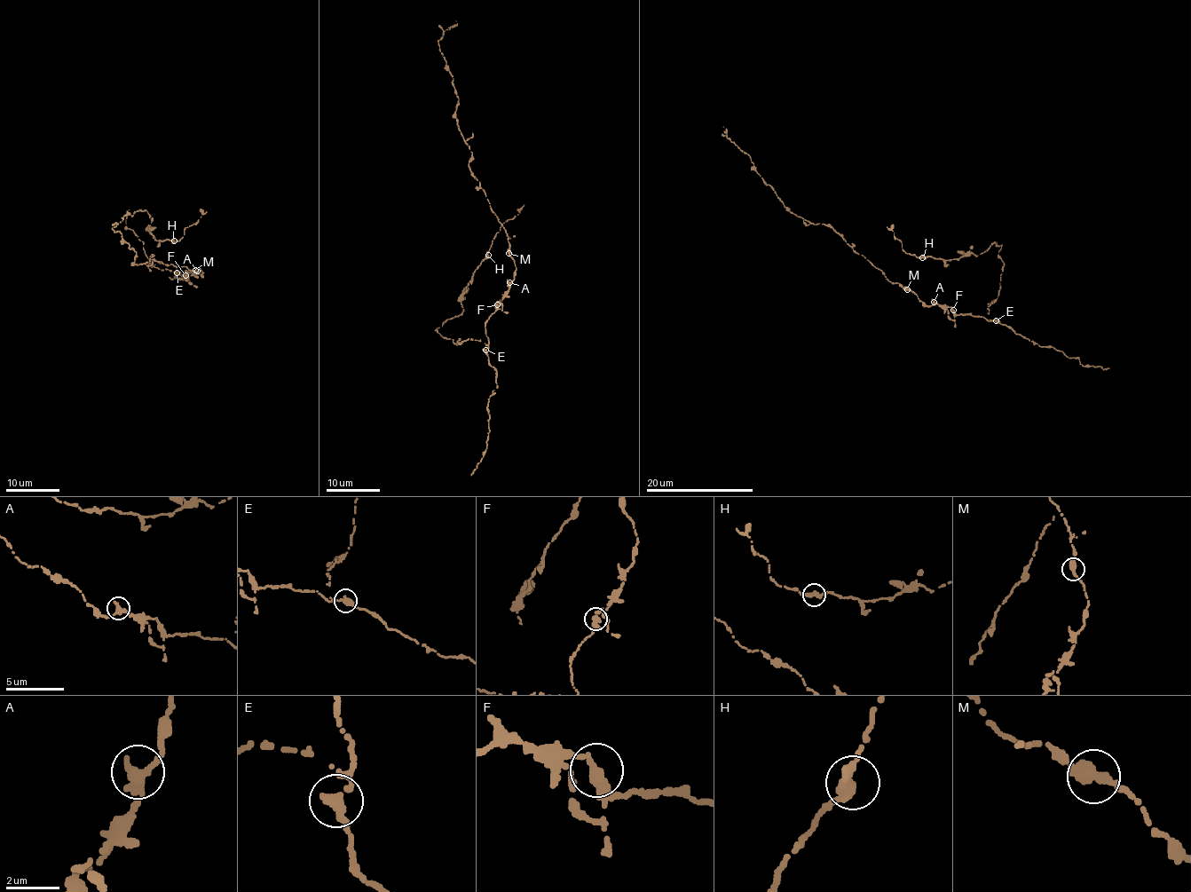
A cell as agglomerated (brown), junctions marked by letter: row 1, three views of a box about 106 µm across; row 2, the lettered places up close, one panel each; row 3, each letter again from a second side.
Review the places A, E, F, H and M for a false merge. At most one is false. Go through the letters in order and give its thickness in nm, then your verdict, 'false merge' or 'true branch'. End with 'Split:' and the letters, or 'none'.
A: 380 nm thick; true branch
E: 360 nm thick; true branch
F: 360 nm thick; true branch
H: 380 nm thick; true branch
M: 400 nm thick; true branch
Split: none

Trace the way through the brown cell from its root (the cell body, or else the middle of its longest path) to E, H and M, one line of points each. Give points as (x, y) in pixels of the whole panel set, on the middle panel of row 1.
E: (497, 303), (496, 309), (485, 323), (488, 339), (485, 350)
H: (497, 303), (485, 323), (486, 344), (469, 338), (454, 343), (437, 329), (462, 312), (461, 296), (488, 255)
M: (497, 303), (503, 297), (516, 268), (508, 252)

